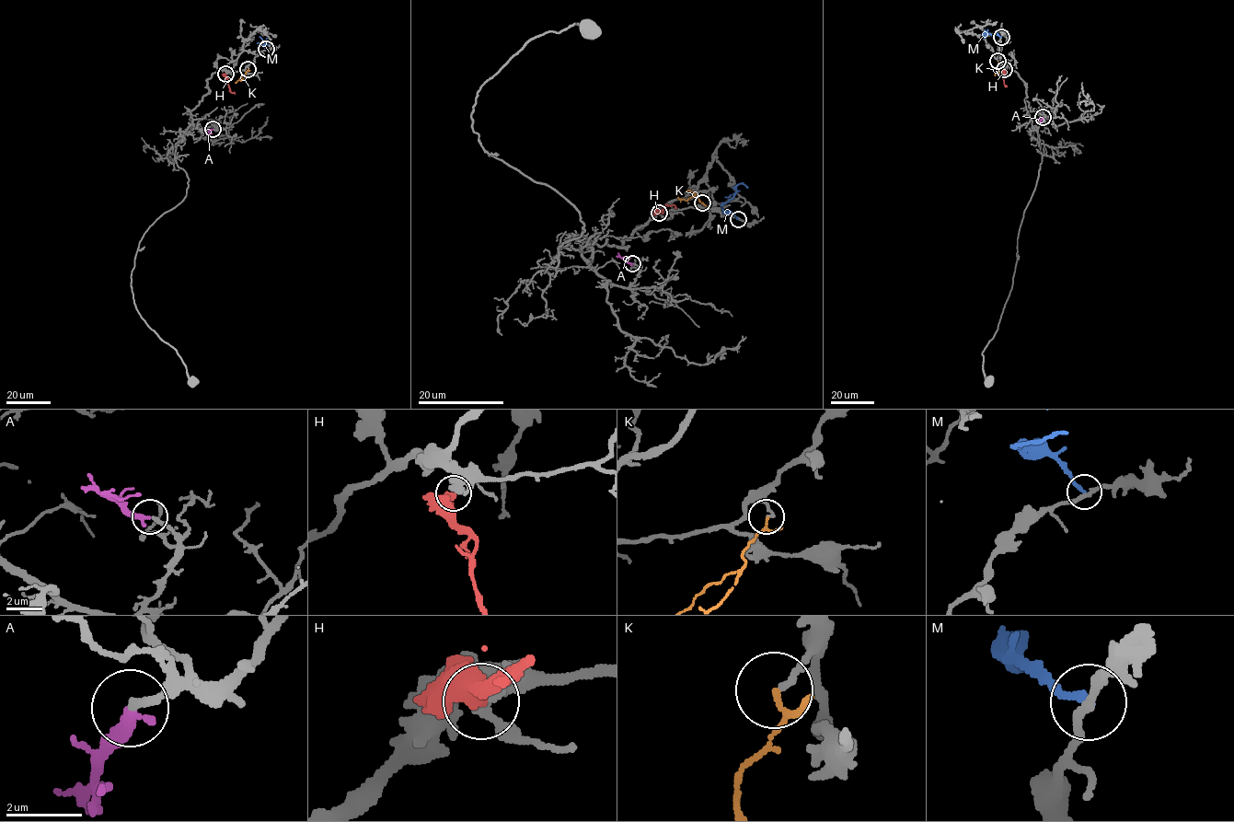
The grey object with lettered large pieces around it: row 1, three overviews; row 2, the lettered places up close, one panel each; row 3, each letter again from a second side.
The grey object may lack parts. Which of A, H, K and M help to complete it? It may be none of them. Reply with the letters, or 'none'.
A

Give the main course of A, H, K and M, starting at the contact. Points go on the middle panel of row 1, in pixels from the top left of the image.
A: (633, 263), (628, 263), (622, 258), (630, 258)
H: (660, 213), (666, 204), (676, 208)
K: (702, 202), (697, 195), (686, 201), (677, 196)
M: (738, 219), (724, 211), (721, 205), (733, 195), (738, 185), (743, 184), (747, 188)

